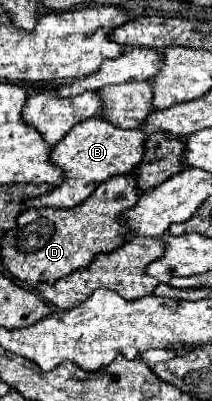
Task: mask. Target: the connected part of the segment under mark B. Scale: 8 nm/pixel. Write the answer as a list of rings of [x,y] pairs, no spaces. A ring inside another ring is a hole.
[[[90,117],[82,123],[76,123],[70,133],[54,145],[54,151],[50,159],[64,167],[64,183],[56,187],[52,193],[28,199],[26,207],[74,207],[82,203],[88,195],[94,193],[94,189],[110,179],[112,175],[118,173],[130,173],[140,161],[142,161],[142,151],[144,151],[146,135],[142,131],[134,129],[120,129],[114,127],[110,121],[102,117]]]

